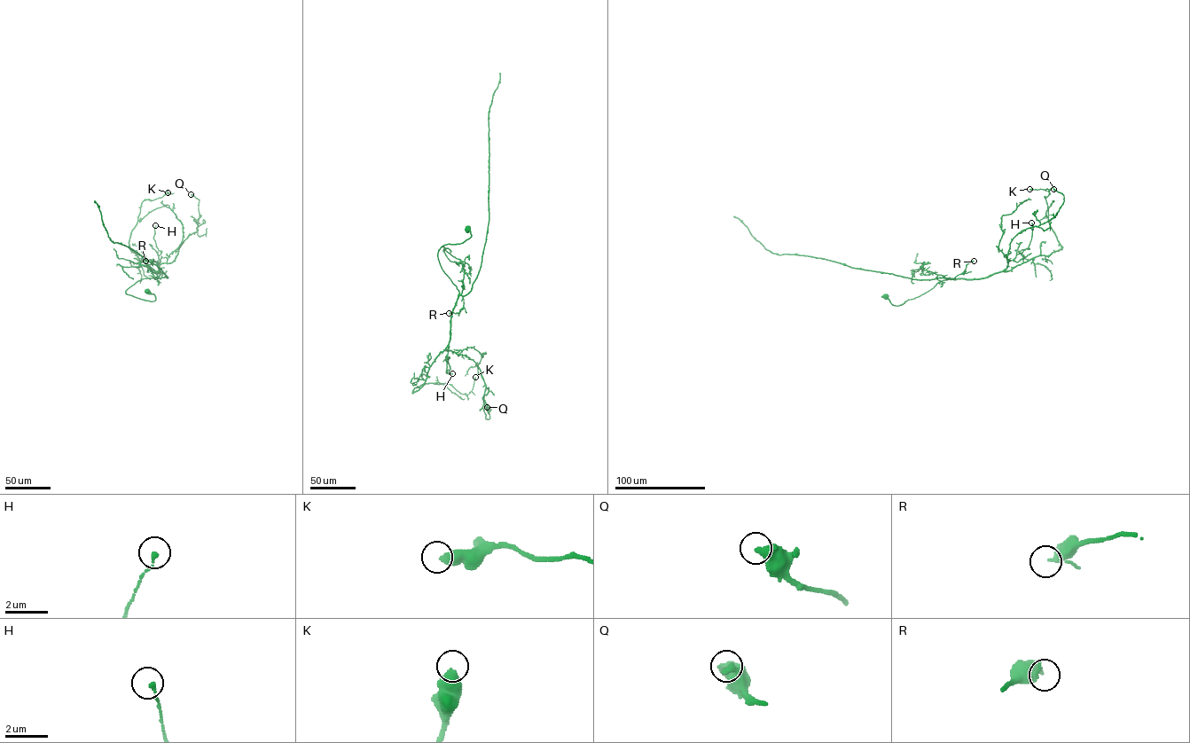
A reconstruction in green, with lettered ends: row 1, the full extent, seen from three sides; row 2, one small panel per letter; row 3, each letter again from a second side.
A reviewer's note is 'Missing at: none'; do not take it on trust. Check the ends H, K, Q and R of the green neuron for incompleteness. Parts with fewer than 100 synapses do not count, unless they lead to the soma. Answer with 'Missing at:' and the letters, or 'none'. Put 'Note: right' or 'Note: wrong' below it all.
Missing at: none
Note: right

